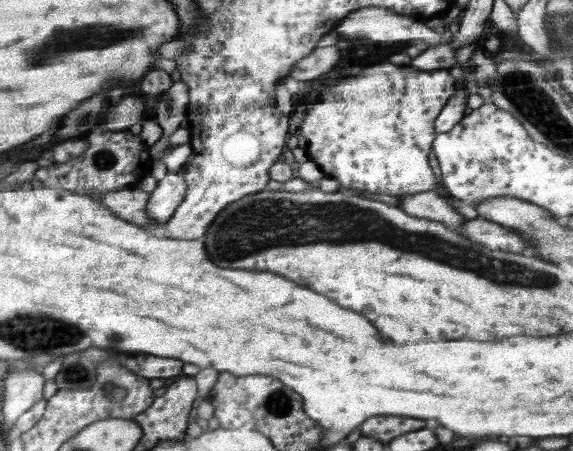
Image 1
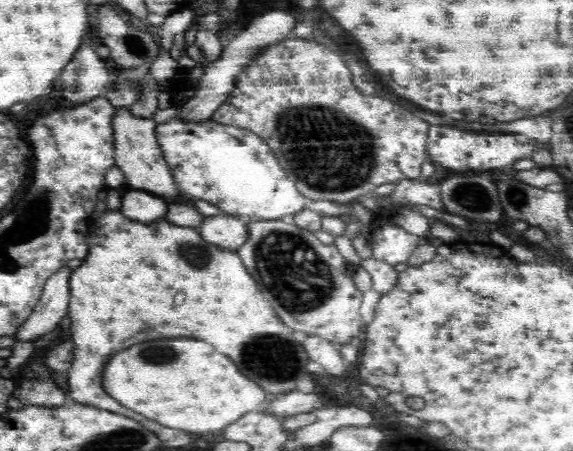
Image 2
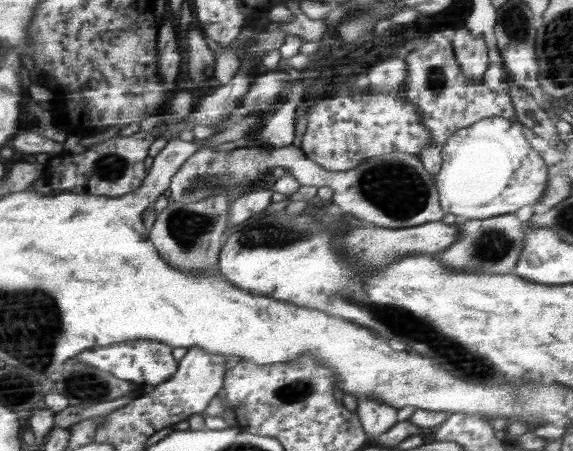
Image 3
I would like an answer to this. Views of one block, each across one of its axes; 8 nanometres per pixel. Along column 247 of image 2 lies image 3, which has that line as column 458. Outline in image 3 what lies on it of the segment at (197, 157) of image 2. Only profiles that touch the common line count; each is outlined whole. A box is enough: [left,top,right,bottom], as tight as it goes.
[436,116,548,222]

